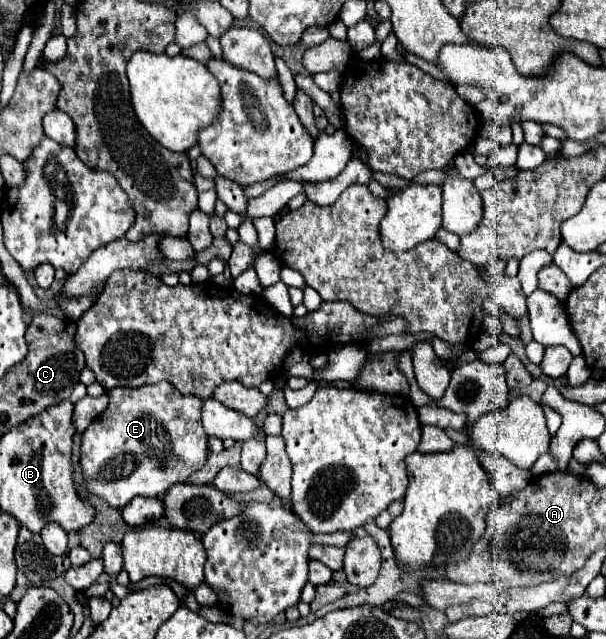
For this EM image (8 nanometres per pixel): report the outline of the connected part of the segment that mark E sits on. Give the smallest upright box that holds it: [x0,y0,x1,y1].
[81,382,209,508]

